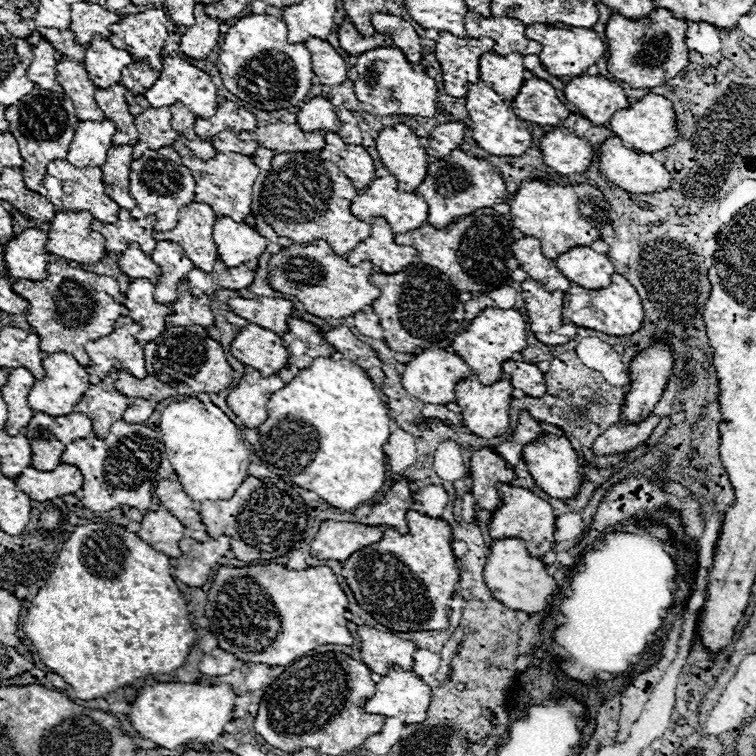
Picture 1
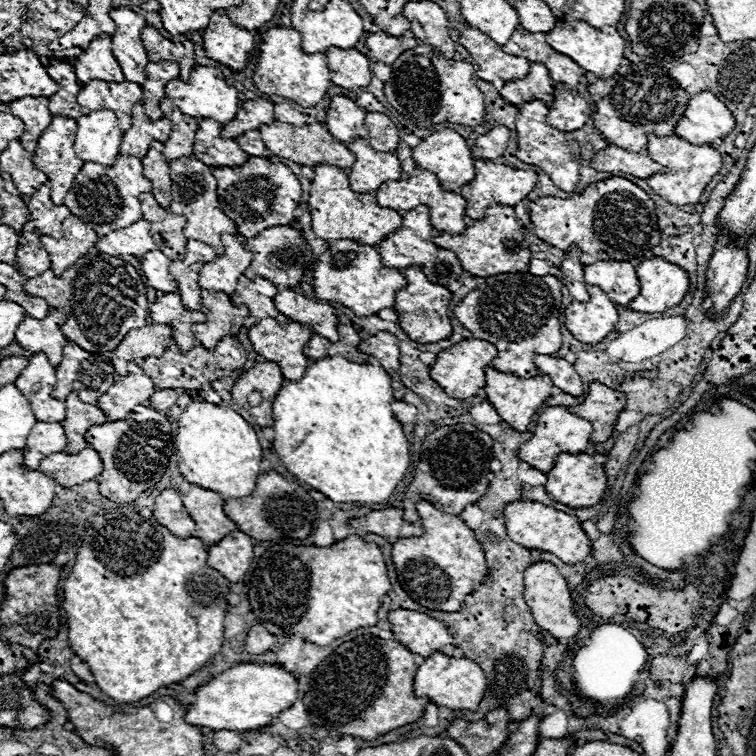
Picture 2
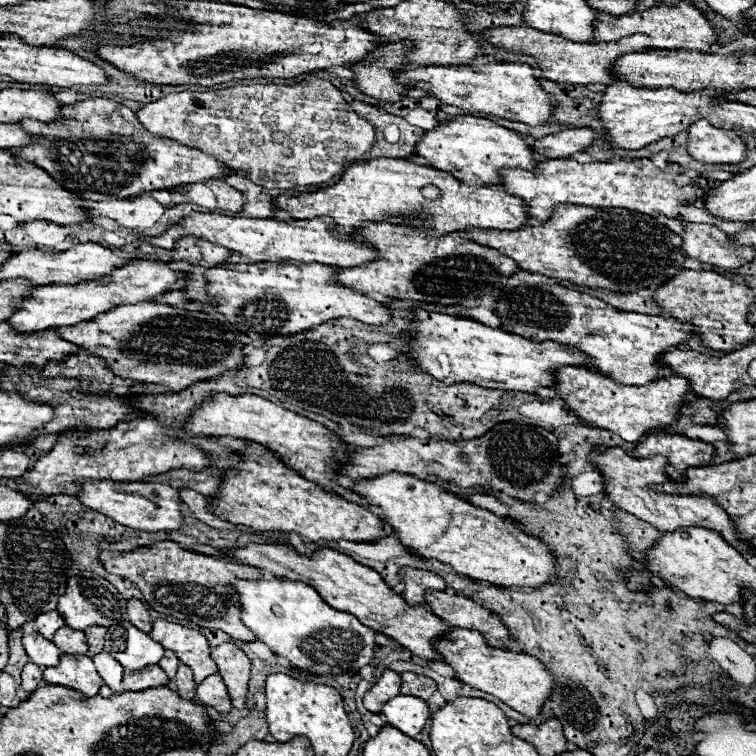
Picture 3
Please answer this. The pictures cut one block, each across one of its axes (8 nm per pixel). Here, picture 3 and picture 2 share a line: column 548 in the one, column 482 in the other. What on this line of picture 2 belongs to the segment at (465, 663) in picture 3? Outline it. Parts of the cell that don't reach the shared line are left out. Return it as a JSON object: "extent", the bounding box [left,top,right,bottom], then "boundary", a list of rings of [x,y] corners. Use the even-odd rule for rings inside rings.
{"extent":[414,654,486,712],"boundary":[[[430,654],[424,664],[418,666],[414,674],[414,694],[428,696],[436,706],[446,706],[450,710],[470,710],[476,712],[486,690],[486,676],[482,668],[468,658],[452,658],[446,654]]]}

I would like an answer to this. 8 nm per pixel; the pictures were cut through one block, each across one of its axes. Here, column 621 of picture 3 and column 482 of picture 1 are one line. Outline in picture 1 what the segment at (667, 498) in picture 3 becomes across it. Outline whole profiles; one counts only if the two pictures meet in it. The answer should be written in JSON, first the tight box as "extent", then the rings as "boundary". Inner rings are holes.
{"extent":[470,448,516,512],"boundary":[[[482,448],[472,456],[470,476],[476,506],[492,512],[500,506],[498,484],[512,482],[516,472],[514,468],[508,468],[508,462],[494,448]]]}

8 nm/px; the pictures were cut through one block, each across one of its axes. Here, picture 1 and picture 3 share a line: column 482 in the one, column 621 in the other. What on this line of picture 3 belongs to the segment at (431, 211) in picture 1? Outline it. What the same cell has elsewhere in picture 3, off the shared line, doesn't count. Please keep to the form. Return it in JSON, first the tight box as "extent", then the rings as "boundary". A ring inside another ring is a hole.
{"extent":[500,158,698,220],"boundary":[[[640,158],[644,168],[638,168],[632,162],[618,160],[618,162],[588,162],[580,164],[576,160],[544,160],[536,166],[536,170],[522,170],[522,168],[500,168],[500,184],[504,192],[510,196],[518,196],[526,200],[528,216],[534,220],[548,220],[552,208],[556,204],[580,204],[580,206],[594,206],[594,208],[626,208],[636,210],[642,214],[664,214],[670,218],[678,218],[678,206],[694,204],[698,206],[698,184],[690,184],[678,188],[674,178],[680,174],[680,166],[668,164],[664,170],[656,168],[652,160]]]}

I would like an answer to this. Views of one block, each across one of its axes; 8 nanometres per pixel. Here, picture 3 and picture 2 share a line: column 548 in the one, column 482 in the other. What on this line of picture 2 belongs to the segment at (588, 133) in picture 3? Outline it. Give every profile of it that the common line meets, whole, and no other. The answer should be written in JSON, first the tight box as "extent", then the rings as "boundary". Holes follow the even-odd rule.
{"extent":[470,126,512,160],"boundary":[[[504,126],[488,130],[486,134],[478,136],[478,138],[470,144],[472,156],[474,156],[474,158],[488,158],[488,160],[500,158],[500,156],[504,154],[506,146],[508,146],[510,134],[512,134],[512,130],[508,130],[508,128],[504,128]]]}

